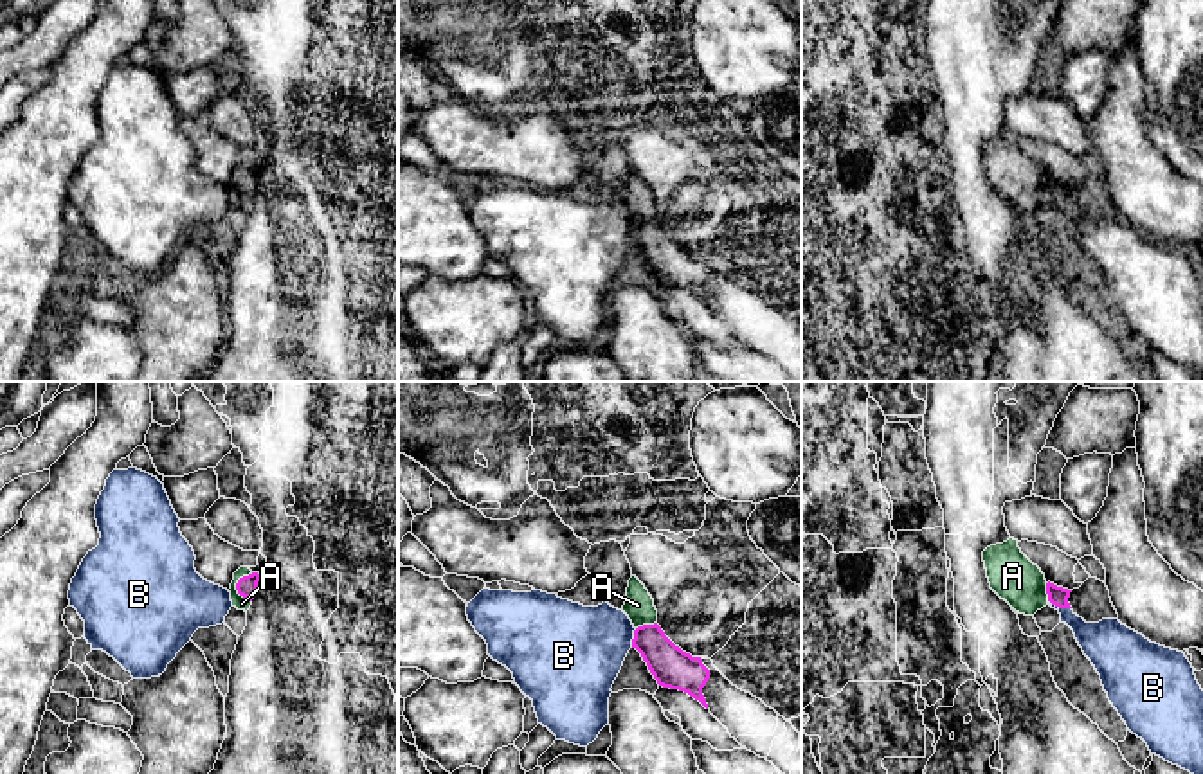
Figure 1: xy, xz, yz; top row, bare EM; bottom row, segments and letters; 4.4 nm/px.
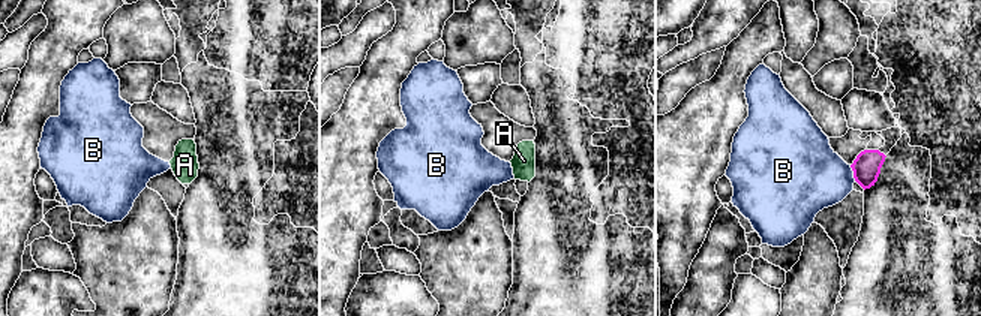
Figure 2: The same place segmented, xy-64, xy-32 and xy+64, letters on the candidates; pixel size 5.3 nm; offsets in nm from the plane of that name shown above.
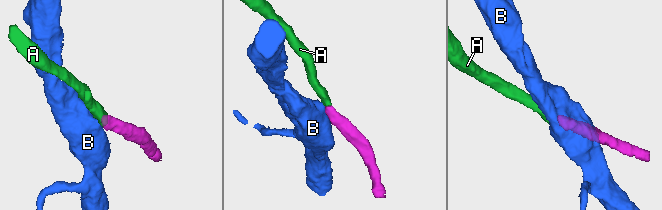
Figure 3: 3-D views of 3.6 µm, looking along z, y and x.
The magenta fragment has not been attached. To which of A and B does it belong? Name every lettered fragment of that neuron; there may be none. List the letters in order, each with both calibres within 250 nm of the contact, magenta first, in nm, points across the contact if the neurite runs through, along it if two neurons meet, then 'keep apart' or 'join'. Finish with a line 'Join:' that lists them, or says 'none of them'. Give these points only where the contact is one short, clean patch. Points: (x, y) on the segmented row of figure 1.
A: 90/60 nm | across xy (247, 585), (236, 587), (242, 603) | join
B: 90/190 nm | along yz (1049, 600), (1070, 609) | keep apart
Join: A

